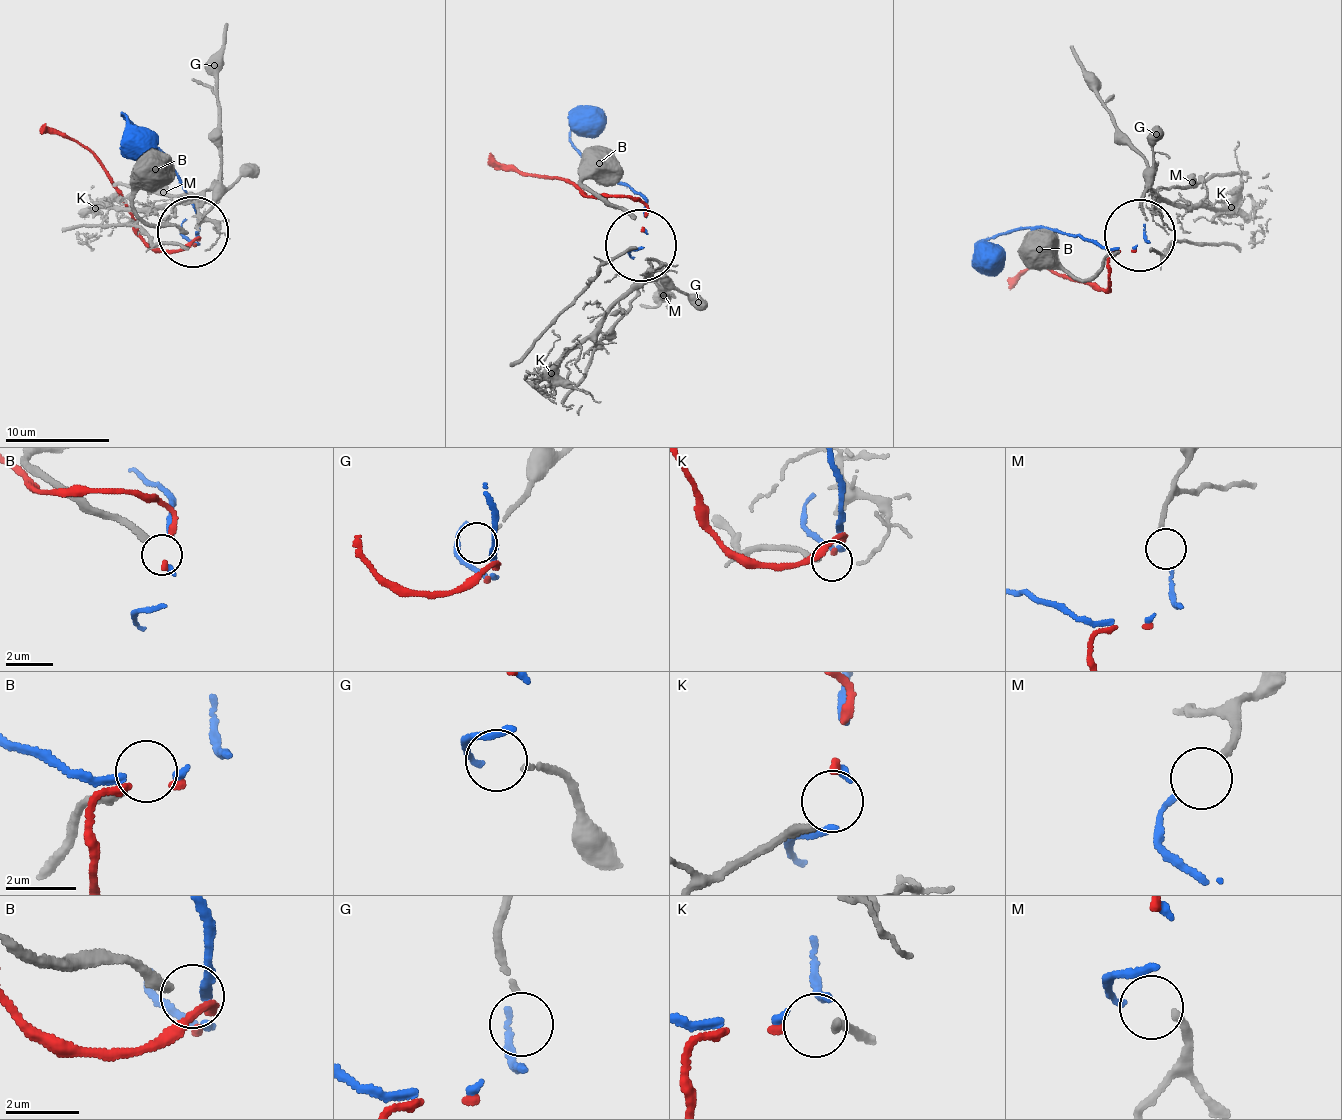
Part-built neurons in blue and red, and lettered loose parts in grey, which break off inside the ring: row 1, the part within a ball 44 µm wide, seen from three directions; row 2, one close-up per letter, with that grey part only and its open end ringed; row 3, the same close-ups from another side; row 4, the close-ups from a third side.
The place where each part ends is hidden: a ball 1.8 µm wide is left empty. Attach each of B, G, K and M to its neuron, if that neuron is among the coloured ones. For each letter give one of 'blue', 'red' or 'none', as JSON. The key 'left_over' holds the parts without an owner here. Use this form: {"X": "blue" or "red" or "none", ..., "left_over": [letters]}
{"B": "none", "G": "none", "K": "red", "M": "blue", "left_over": ["B", "G"]}

